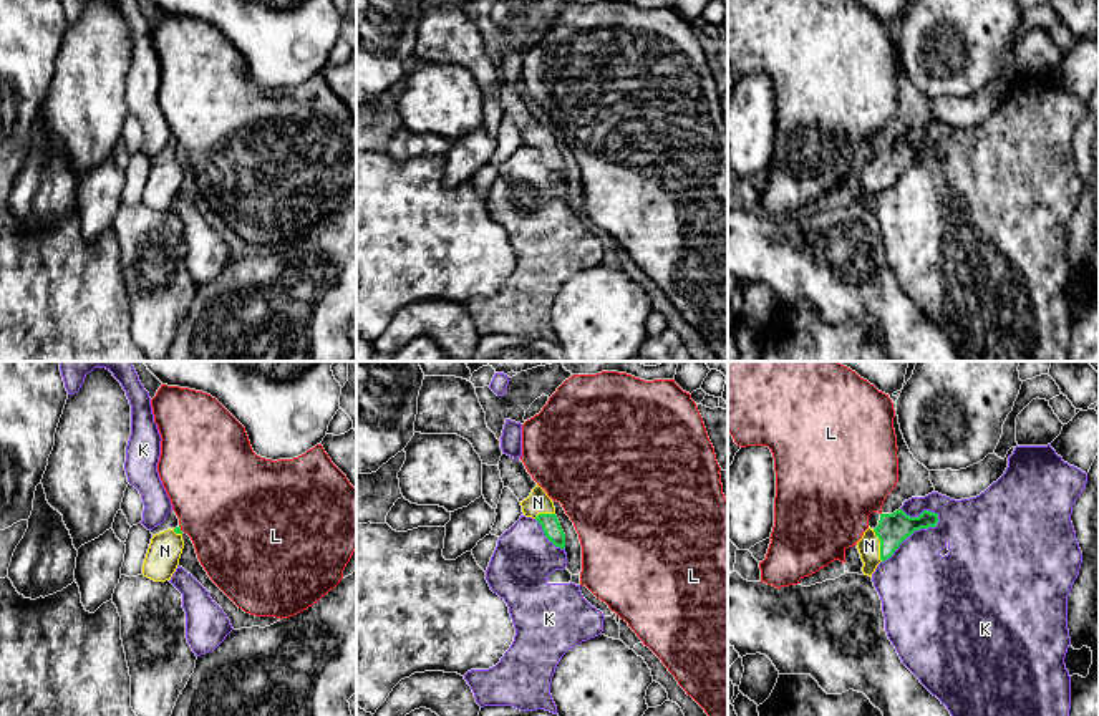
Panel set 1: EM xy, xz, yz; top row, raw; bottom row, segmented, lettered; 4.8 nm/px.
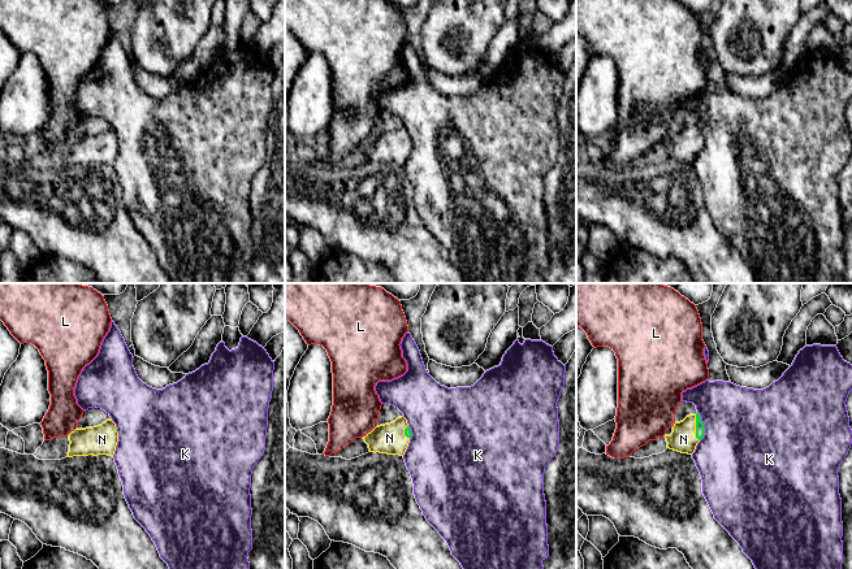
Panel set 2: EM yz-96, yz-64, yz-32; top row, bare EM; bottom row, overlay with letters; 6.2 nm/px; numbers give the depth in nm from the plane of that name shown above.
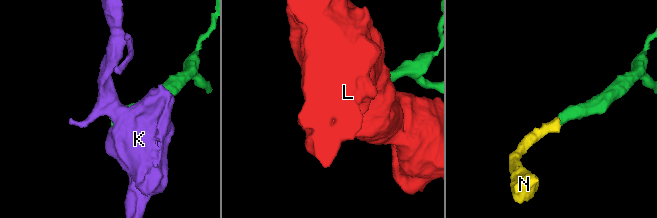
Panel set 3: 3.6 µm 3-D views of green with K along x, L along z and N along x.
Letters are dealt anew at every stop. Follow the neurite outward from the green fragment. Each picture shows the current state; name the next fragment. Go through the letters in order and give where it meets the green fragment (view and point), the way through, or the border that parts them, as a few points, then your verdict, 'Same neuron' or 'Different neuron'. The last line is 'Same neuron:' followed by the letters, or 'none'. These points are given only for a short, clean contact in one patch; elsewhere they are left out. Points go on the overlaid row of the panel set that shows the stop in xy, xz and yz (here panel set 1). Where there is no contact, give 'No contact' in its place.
K: Touches green at yz (912, 532). Different neuron
L: Touches green at xy (179, 527). Different neuron
N: Touches green at yz (881, 546). Path across: yz (892, 529), (881, 546), (869, 546). Same neuron
Same neuron: N

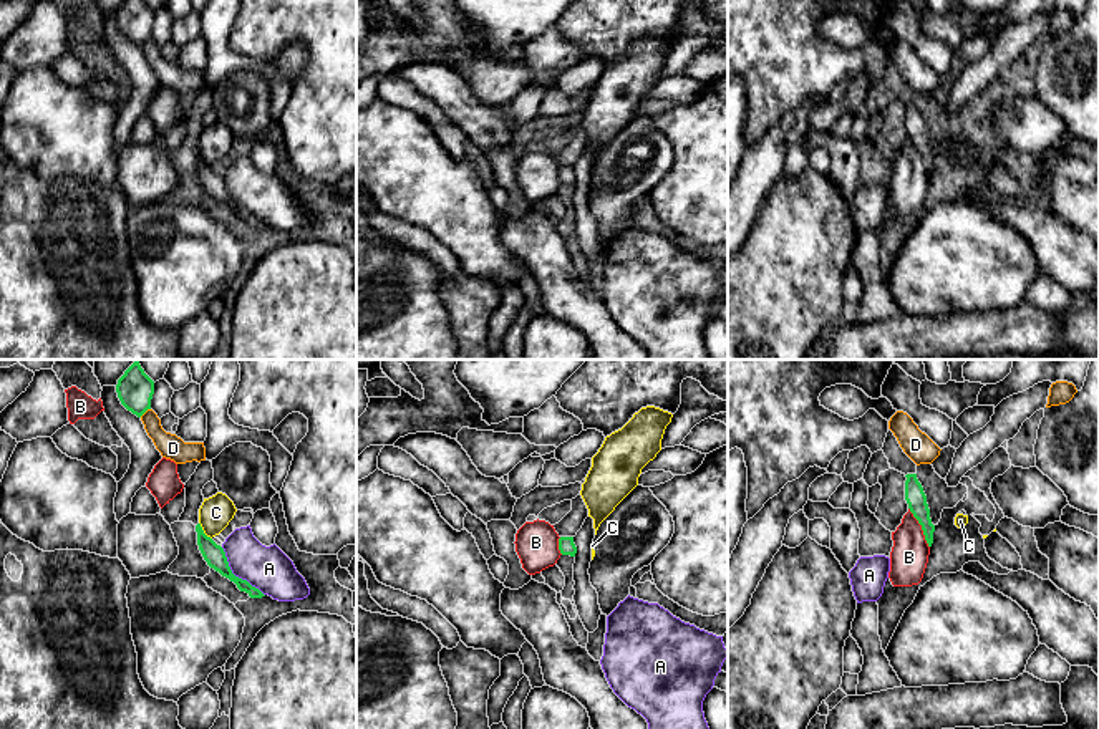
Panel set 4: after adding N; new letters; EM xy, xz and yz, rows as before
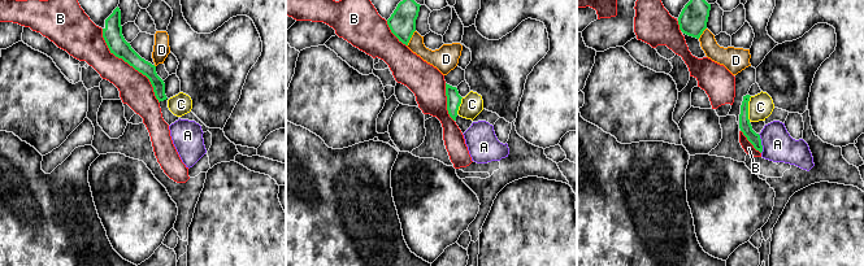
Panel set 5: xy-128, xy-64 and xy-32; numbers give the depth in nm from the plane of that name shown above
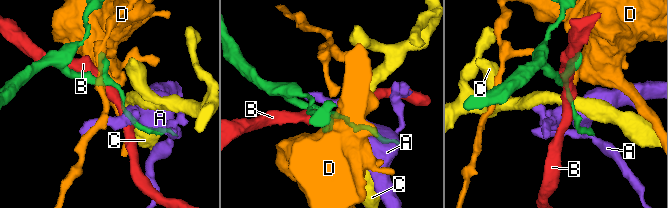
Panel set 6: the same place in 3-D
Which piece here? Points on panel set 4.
A: Touches green at xy (234, 575). Different neuron
B: Touches green at yz (922, 527). Different neuron
C: Touches green at xy (203, 531). Boundary: xy (199, 522), (211, 539). Different neuron
D: Touches green at xy (145, 411). Different neuron
Same neuron: none

